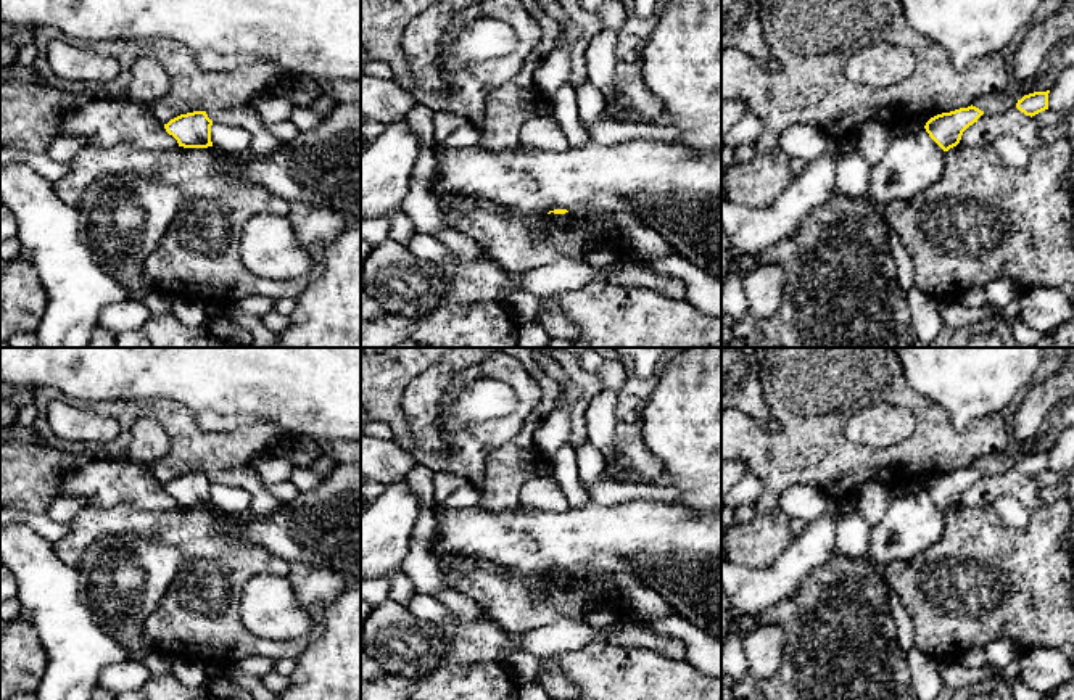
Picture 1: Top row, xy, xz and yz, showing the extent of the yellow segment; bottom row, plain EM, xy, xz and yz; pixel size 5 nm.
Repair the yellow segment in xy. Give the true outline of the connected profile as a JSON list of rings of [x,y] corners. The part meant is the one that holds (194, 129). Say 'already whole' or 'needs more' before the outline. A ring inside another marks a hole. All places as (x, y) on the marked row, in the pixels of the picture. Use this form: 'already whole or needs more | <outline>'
already whole | [[[193,111],[171,119],[164,129],[177,140],[179,146],[208,148],[213,146],[211,126],[213,121],[206,111]]]

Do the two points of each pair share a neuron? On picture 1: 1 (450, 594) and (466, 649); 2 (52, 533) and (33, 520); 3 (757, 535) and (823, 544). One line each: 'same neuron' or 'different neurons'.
1: different neurons
2: same neuron
3: different neurons

